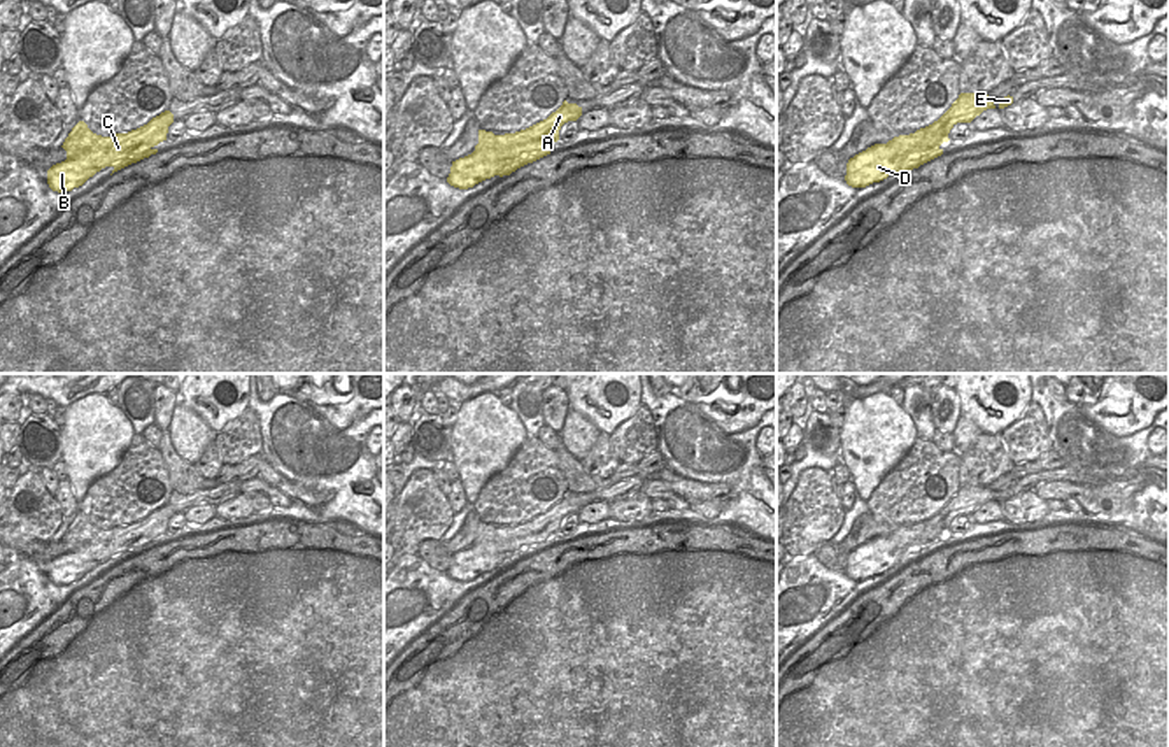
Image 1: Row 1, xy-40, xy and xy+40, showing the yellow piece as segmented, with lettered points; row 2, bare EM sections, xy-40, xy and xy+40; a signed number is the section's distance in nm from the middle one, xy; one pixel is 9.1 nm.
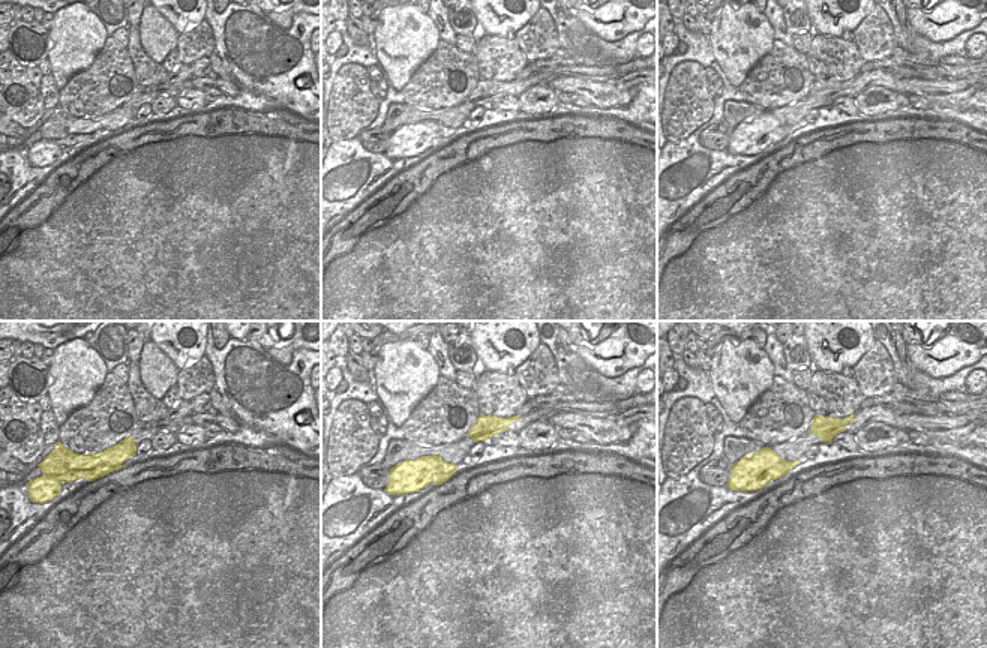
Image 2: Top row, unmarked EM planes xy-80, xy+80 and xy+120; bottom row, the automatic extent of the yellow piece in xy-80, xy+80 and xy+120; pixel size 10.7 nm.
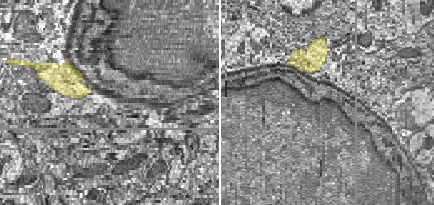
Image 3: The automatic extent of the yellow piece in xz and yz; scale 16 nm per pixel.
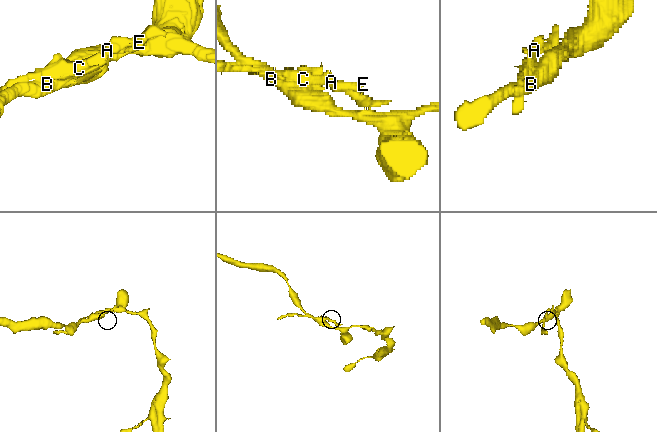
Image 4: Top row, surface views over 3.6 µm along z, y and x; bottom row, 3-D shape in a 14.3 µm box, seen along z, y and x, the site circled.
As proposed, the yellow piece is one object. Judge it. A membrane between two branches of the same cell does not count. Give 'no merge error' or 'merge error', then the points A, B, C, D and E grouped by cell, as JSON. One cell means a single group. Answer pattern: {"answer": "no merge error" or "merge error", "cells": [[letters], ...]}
{"answer": "merge error", "cells": [["A", "C", "E"], ["B", "D"]]}

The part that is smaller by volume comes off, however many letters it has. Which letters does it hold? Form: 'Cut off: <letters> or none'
Cut off: A, C, E

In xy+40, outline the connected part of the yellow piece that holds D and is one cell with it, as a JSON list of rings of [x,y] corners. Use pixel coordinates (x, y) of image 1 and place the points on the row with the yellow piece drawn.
[[[875,144],[848,160],[845,181],[852,188],[866,188],[887,179],[892,174],[906,175],[910,170],[918,168],[941,154],[943,149],[934,147],[904,158],[887,144]]]

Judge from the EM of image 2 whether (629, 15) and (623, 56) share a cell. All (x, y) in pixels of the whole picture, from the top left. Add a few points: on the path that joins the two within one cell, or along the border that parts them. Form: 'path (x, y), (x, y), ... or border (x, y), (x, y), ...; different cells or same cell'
border (641, 29), (612, 41), (603, 41), (591, 32); different cells

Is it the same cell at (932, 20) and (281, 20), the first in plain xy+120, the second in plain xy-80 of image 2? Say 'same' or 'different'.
same

